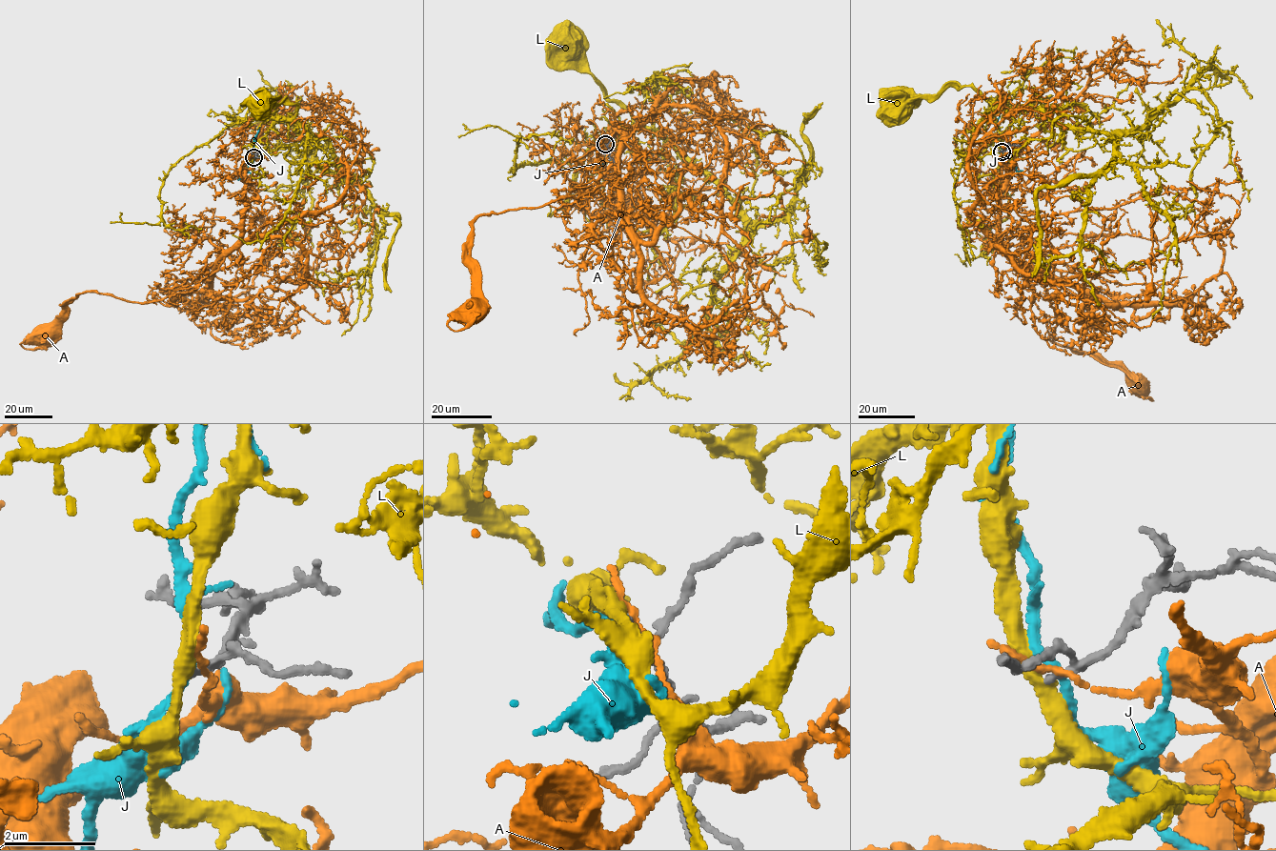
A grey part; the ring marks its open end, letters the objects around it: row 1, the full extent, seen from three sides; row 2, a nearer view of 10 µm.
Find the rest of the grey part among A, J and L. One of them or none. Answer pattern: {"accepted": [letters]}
{"accepted": ["L"]}

